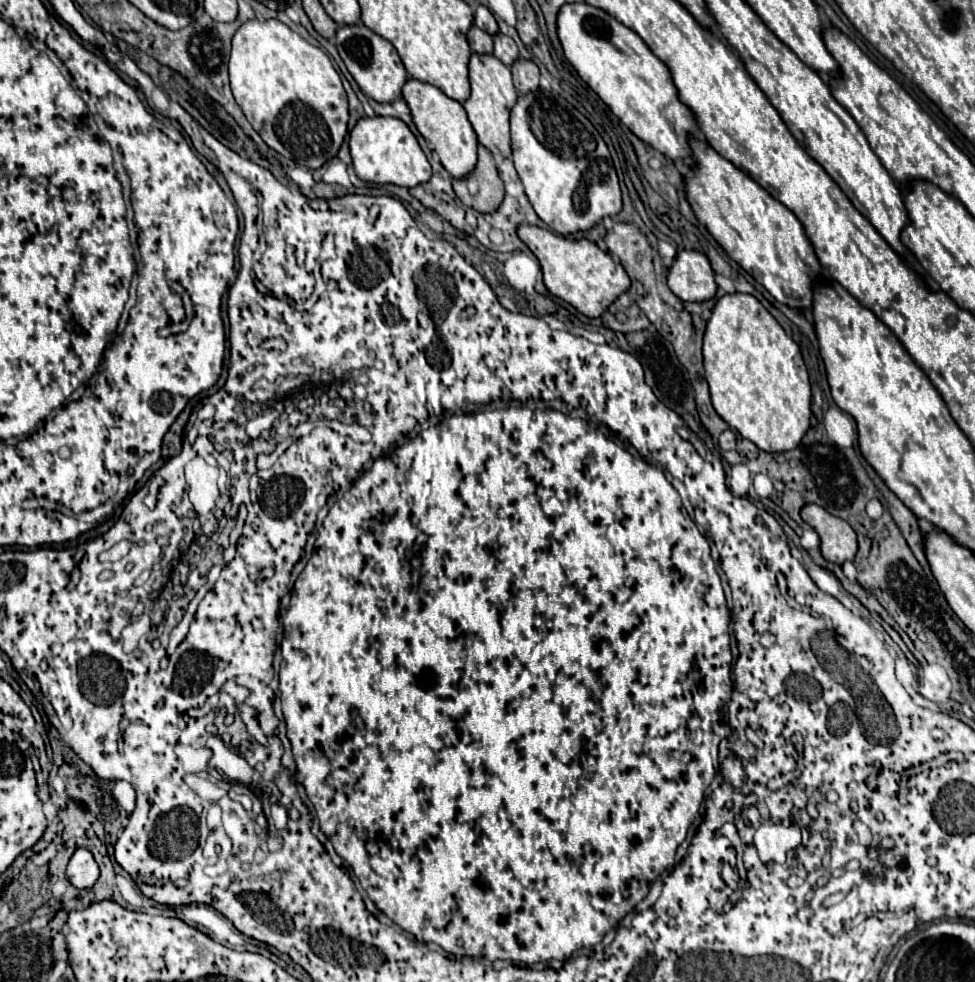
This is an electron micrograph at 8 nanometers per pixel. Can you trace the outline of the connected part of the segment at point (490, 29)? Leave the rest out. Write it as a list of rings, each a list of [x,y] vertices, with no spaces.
[[[477,6],[477,10],[475,10],[475,24],[481,28],[481,30],[485,30],[487,34],[497,34],[497,22],[495,22],[495,18],[493,18],[493,14],[491,14],[491,10],[487,8],[487,6]]]

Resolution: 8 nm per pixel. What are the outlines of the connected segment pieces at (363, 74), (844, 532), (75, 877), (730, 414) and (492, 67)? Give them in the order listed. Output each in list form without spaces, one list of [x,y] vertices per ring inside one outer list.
[[[357,22],[351,26],[337,28],[335,46],[337,46],[341,60],[345,62],[347,70],[351,72],[351,76],[355,78],[355,82],[359,84],[363,94],[367,94],[369,98],[373,98],[377,102],[393,102],[393,100],[401,98],[401,88],[407,80],[407,72],[391,42],[387,42],[385,38],[381,38],[379,34],[369,30],[365,24]]]
[[[805,504],[801,508],[801,518],[819,534],[821,554],[825,560],[835,564],[853,560],[857,552],[857,536],[845,520],[825,512],[817,504]]]
[[[79,848],[67,866],[67,880],[75,888],[93,888],[93,884],[99,878],[99,866],[93,858],[93,854],[85,848]]]
[[[725,294],[707,322],[705,378],[717,414],[765,452],[787,452],[801,444],[811,418],[811,384],[799,346],[749,294]]]
[[[473,52],[471,60],[469,60],[469,82],[471,82],[471,96],[463,102],[463,108],[467,110],[469,122],[473,124],[479,144],[483,144],[495,156],[509,158],[511,156],[509,112],[511,112],[511,106],[517,102],[517,92],[515,92],[515,86],[511,80],[509,66],[505,66],[493,54]]]

